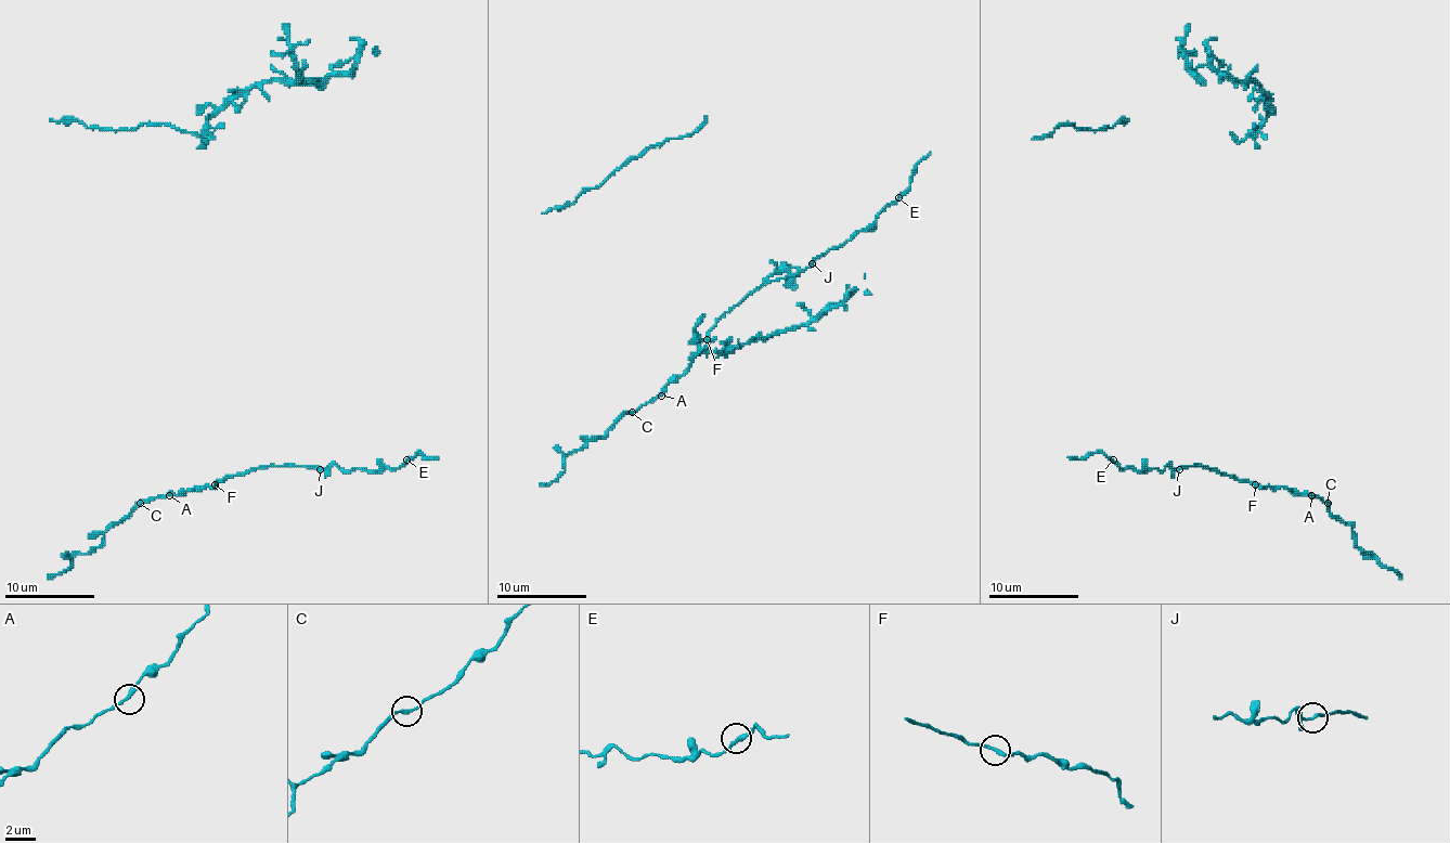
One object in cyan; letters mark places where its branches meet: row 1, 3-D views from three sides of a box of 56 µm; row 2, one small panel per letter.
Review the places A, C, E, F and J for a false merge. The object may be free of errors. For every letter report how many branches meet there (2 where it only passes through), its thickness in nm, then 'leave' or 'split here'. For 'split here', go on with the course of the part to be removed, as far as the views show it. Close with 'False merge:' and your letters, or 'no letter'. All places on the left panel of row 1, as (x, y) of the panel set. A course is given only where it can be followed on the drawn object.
A: 2 | 280 nm | leave
C: 2 | 240 nm | leave
E: 2 | 240 nm | leave
F: 2 | 240 nm | leave
J: 2 | 160 nm | leave
False merge: no letter

